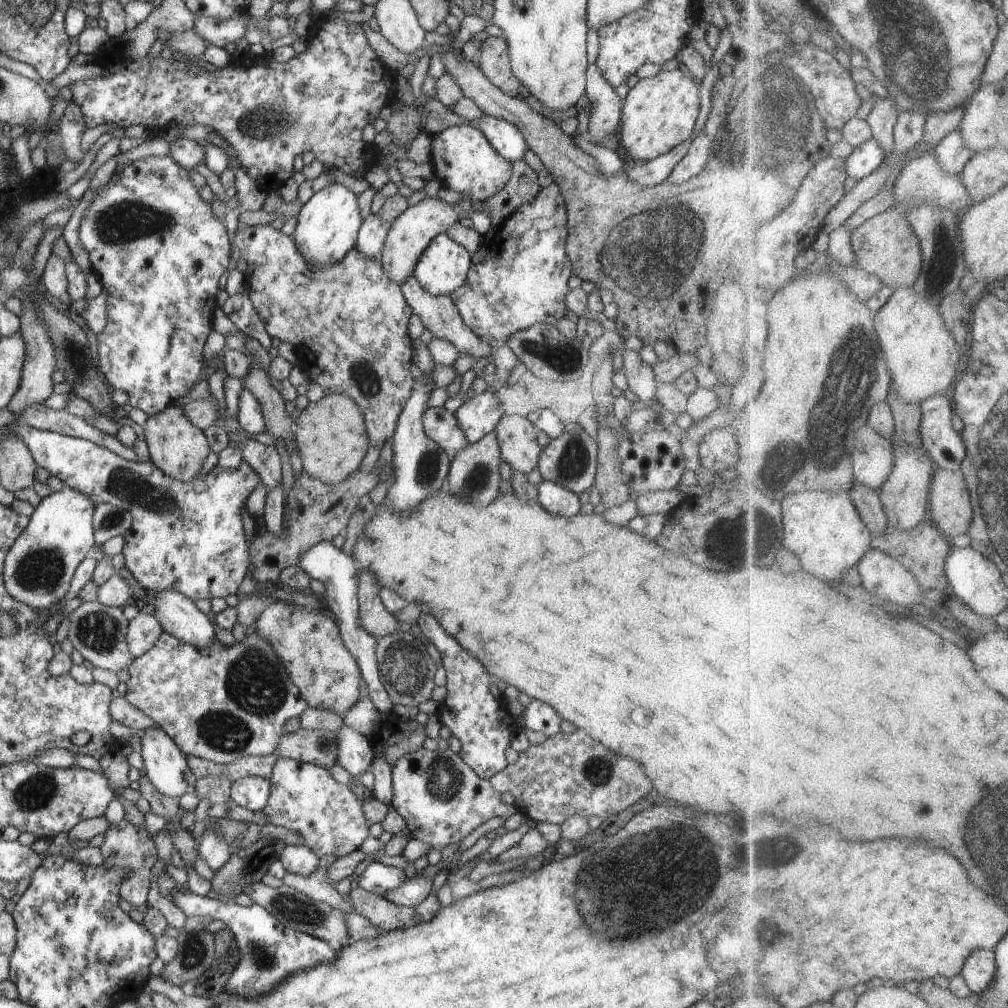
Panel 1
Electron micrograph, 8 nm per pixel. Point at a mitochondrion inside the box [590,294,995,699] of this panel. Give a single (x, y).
(854, 349)

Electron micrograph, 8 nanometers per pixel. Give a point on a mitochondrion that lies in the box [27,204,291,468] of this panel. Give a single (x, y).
(73, 356)

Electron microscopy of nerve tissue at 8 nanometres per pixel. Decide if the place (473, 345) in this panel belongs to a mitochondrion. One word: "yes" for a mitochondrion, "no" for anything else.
no

